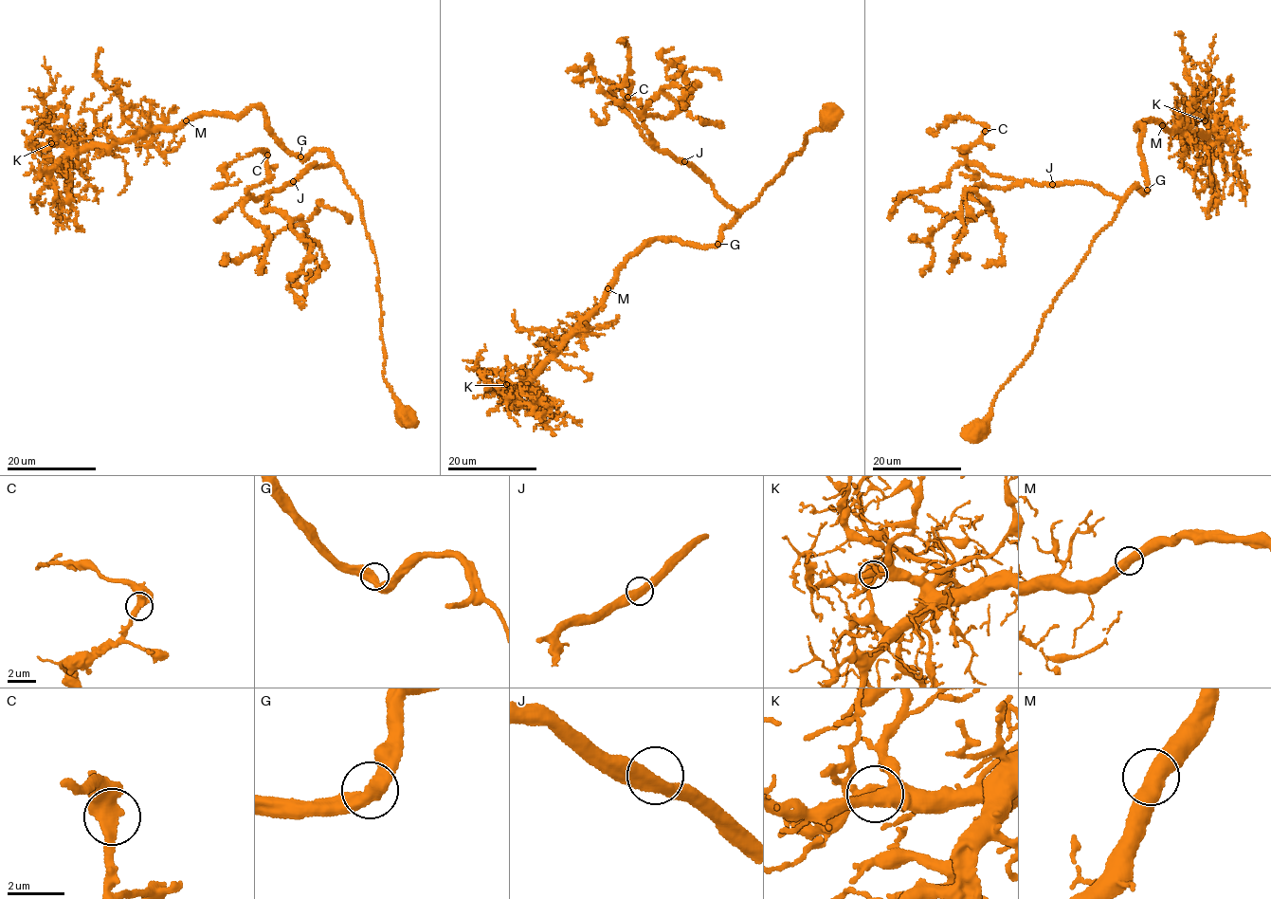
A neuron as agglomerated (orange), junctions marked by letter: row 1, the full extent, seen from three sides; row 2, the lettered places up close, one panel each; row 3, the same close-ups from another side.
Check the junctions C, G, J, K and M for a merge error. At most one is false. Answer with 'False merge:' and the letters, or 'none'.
False merge: none

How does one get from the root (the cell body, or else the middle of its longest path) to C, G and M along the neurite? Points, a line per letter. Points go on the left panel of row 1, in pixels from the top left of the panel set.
C: (403, 416), (383, 375), (361, 203), (335, 165), (315, 163), (250, 197), (267, 179), (267, 155)
G: (403, 416), (383, 375), (378, 271), (361, 203), (326, 151), (299, 156)
M: (403, 416), (383, 375), (372, 242), (334, 157), (292, 154), (261, 107), (186, 120)

